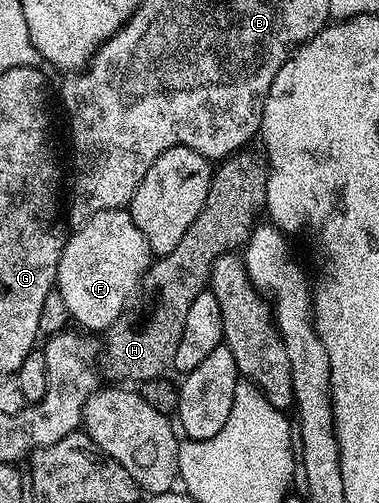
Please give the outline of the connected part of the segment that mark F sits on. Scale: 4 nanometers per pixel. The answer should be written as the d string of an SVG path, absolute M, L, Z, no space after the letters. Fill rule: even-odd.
M124 207L95 213L79 227L81 229L73 237L69 236L65 240L62 259L58 263L56 289L59 290L65 301L69 318L73 322L76 320L81 325L77 325L81 330L97 329L97 331L103 331L126 312L129 308L128 300L135 295L136 288L138 290L141 288L144 275L148 272L150 264L150 250L142 231L138 231L131 212Z

